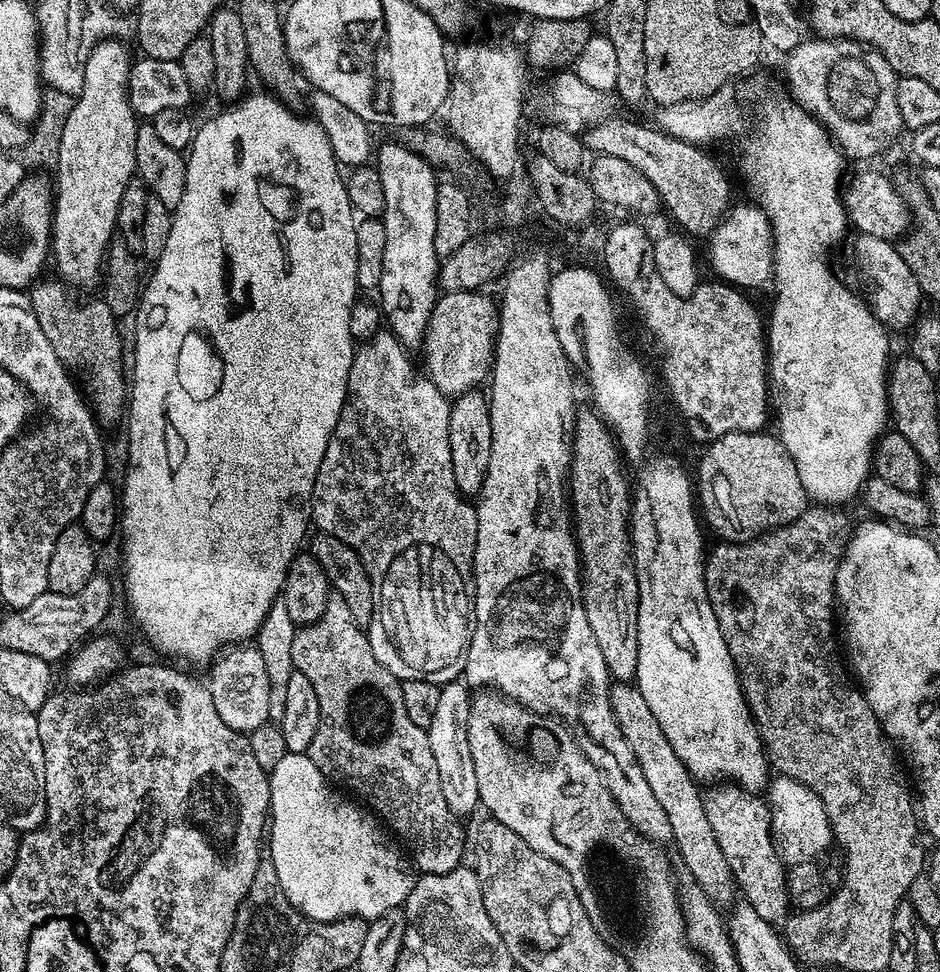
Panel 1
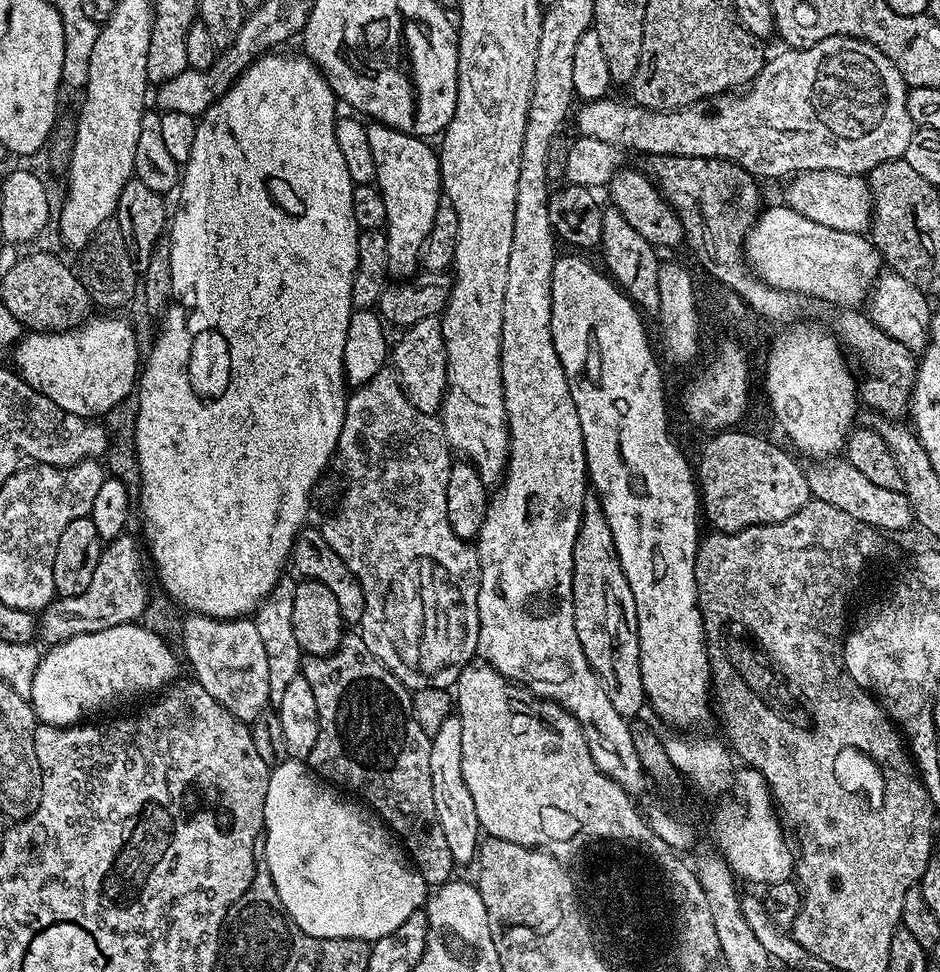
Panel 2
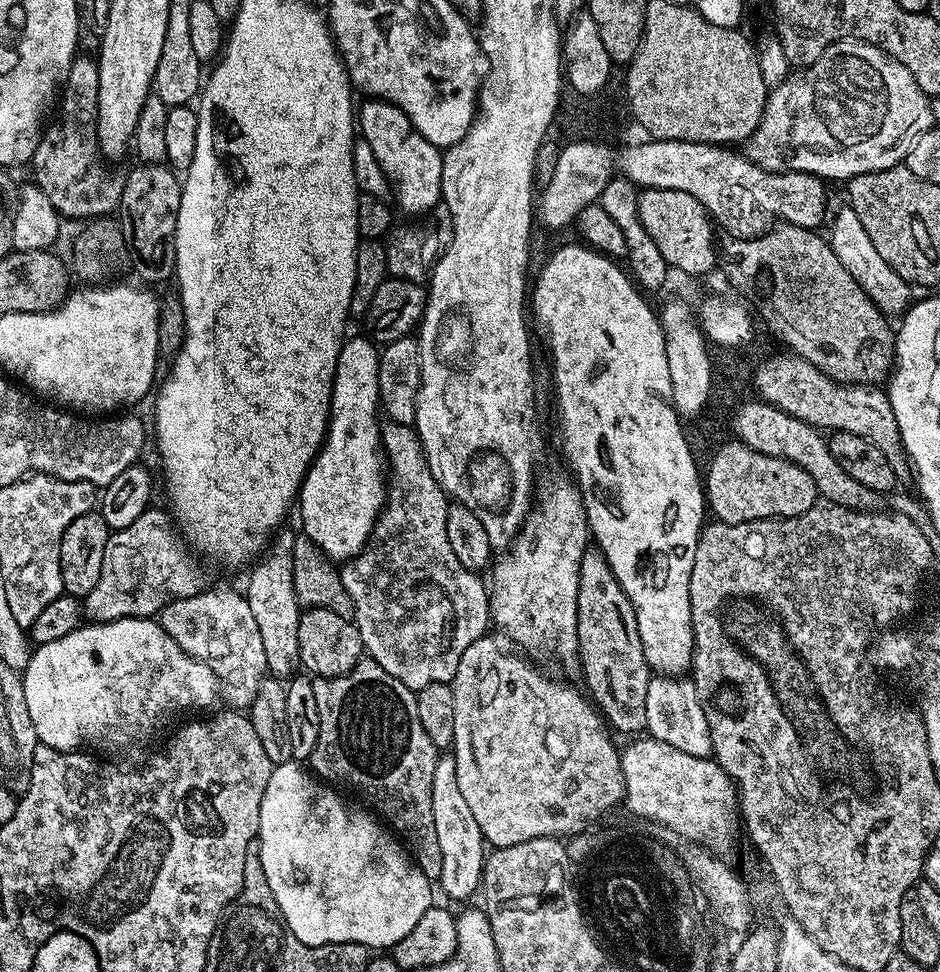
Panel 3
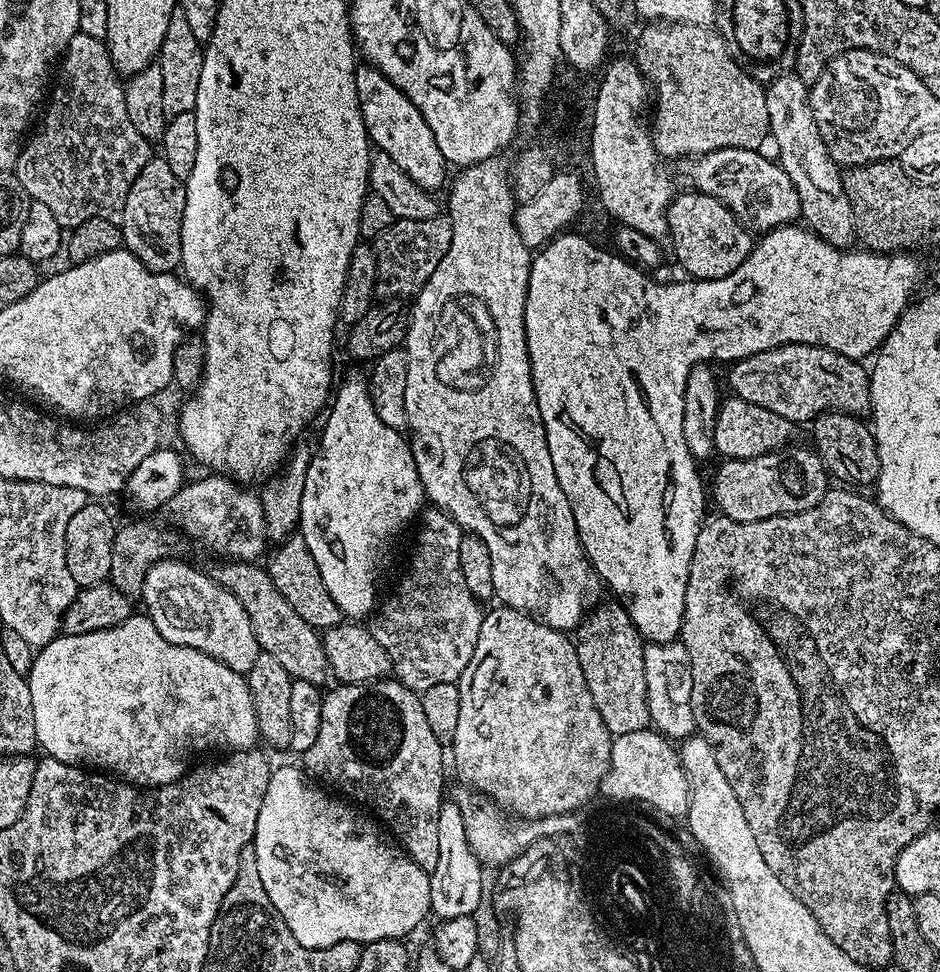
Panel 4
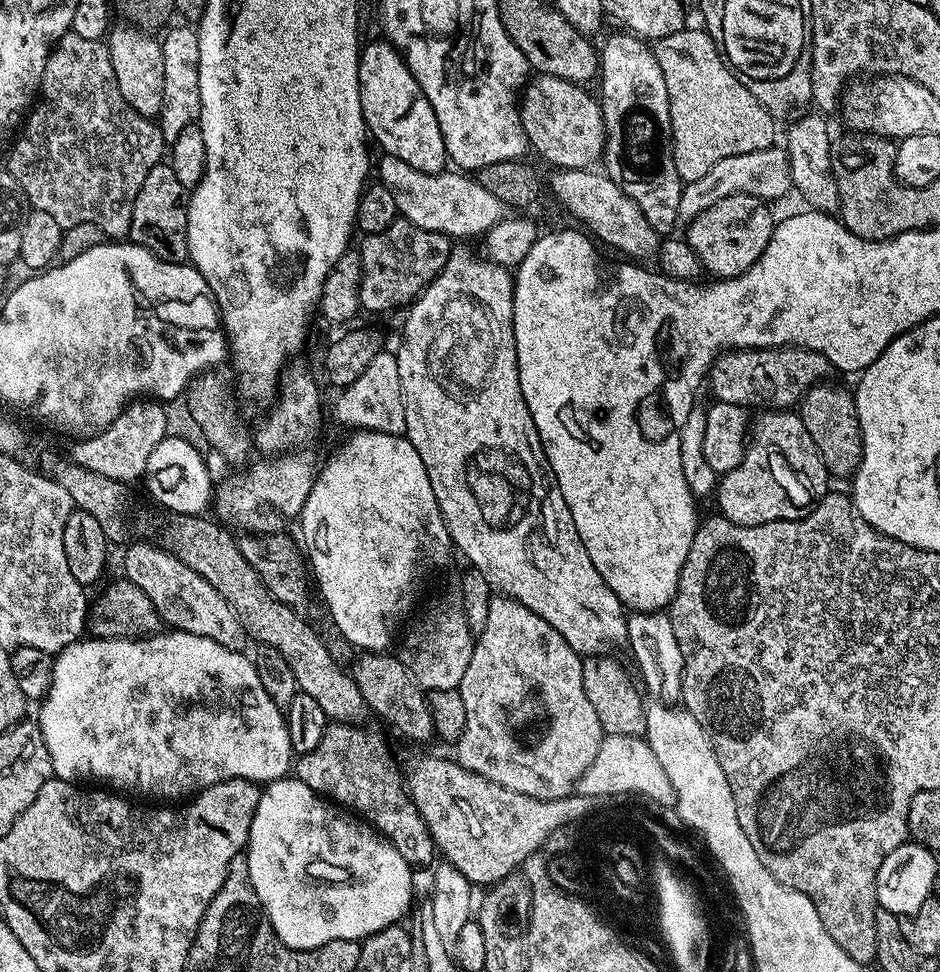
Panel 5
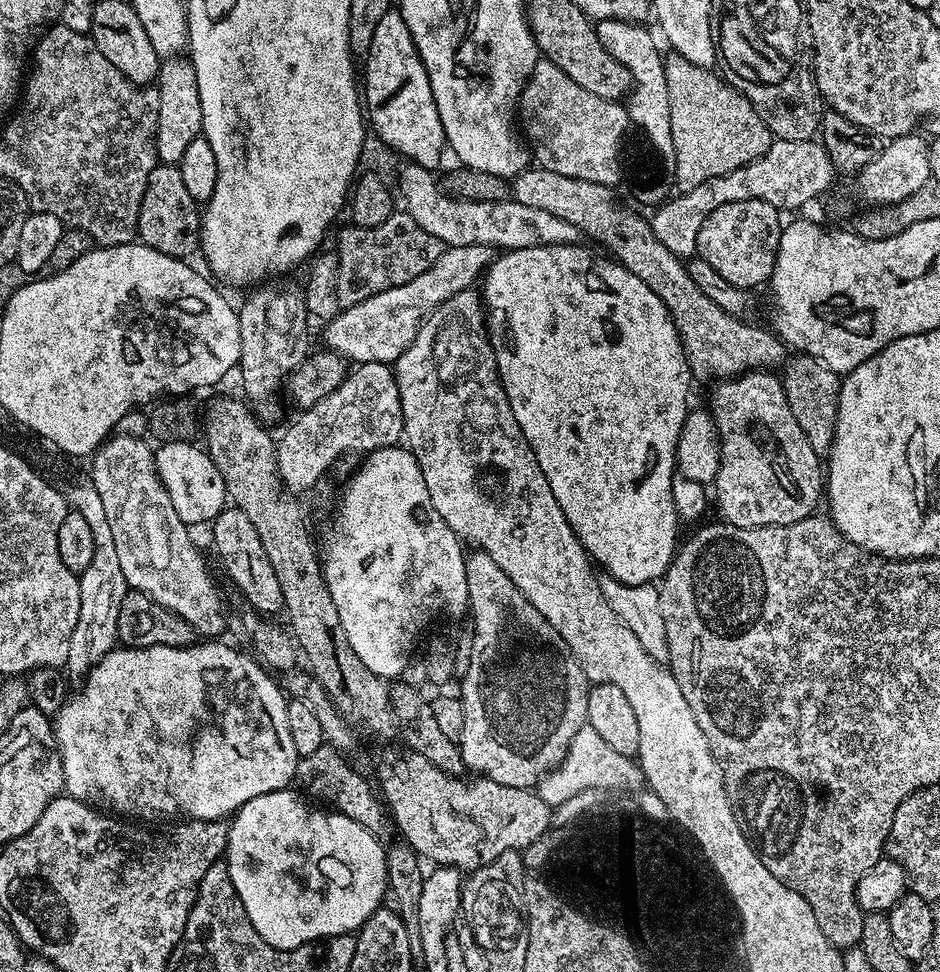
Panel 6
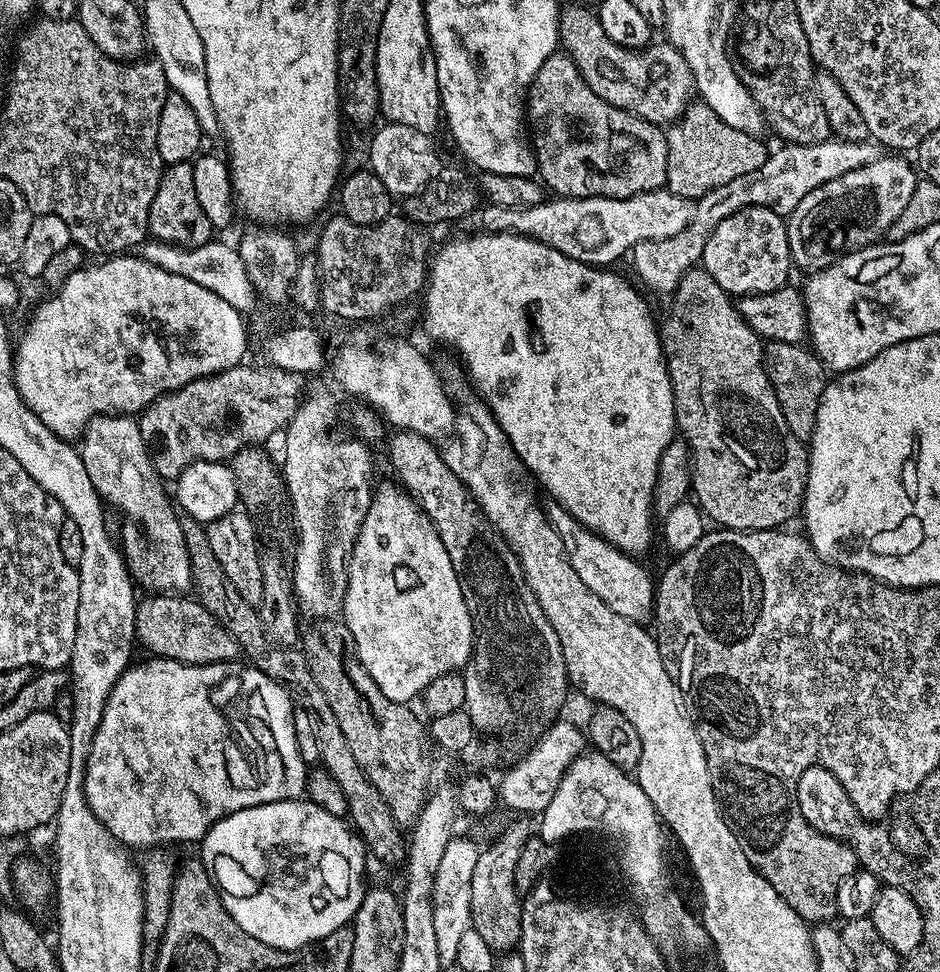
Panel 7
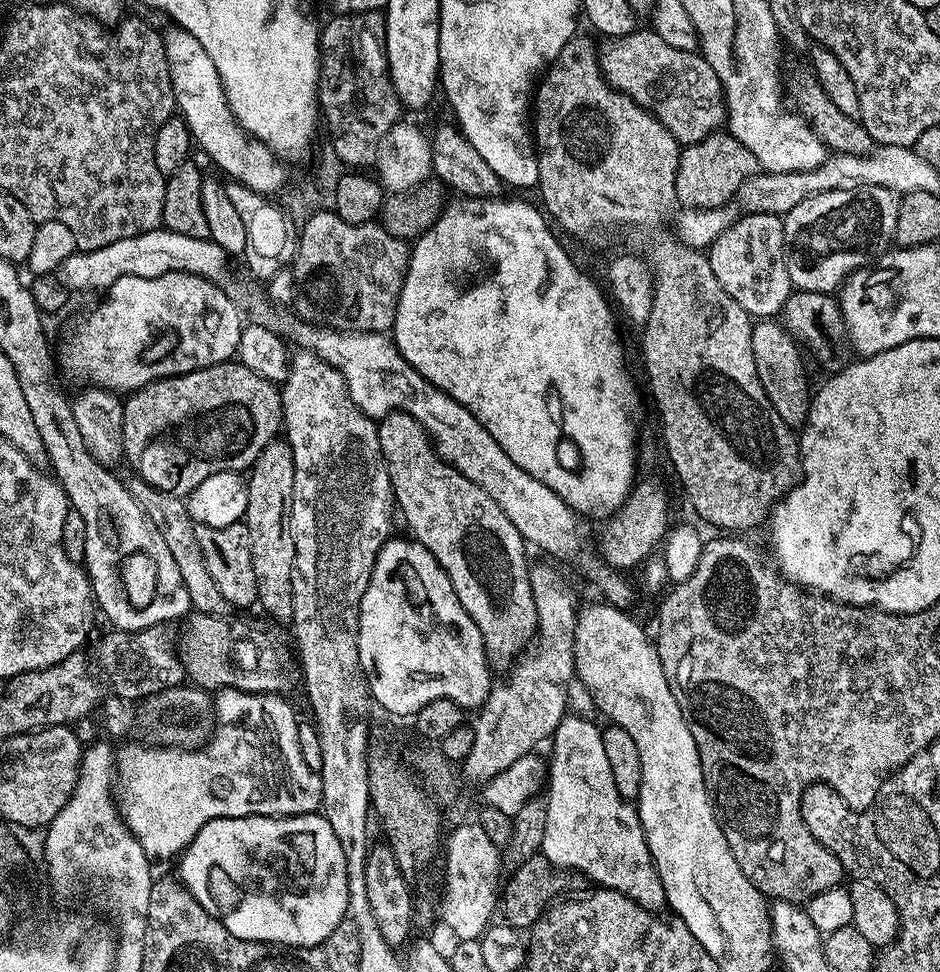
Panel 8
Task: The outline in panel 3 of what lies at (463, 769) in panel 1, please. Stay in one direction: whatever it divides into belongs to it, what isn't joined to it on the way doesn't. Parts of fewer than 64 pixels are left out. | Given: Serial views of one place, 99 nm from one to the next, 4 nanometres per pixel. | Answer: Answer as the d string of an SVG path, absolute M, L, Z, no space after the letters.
M444 754L436 761L434 768L434 786L430 790L430 806L434 810L434 831L438 833L438 846L442 849L442 874L438 888L452 900L464 900L467 896L477 895L484 878L484 858L486 841L482 830L478 830L478 822L466 797L458 786L458 770L456 758Z

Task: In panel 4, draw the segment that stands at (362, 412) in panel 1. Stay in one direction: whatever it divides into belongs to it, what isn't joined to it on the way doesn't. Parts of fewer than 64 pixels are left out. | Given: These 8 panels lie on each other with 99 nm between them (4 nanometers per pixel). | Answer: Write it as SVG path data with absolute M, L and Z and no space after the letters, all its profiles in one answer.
M435 506L423 513L419 524L416 553L408 560L408 573L401 578L396 596L379 605L370 623L374 638L390 658L395 679L417 694L430 690L430 686L459 681L462 670L474 658L478 630L484 621L481 601L466 588L458 560L461 528Z

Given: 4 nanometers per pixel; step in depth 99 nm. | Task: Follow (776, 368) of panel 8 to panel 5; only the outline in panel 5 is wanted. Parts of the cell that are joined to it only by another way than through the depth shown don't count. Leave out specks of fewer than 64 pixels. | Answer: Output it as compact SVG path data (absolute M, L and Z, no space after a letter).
M833 382L816 384L800 400L798 414L802 418L802 426L814 438L814 446L826 466L829 477L851 477L860 465L862 458L862 434L856 413L856 398L851 391L839 388Z

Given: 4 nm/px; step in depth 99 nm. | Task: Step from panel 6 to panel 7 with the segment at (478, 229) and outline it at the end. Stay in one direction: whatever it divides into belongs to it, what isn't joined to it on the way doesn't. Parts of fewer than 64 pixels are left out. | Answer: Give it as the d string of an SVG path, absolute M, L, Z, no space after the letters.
M667 187L655 188L653 192L643 192L630 198L606 198L605 196L587 196L586 198L548 198L543 204L525 208L507 208L485 203L479 209L480 228L486 232L513 232L519 236L528 236L531 240L542 242L566 258L574 258L583 264L593 266L612 266L615 260L622 261L629 255L636 243L646 239L671 238L685 230L691 221L693 201L669 192Z

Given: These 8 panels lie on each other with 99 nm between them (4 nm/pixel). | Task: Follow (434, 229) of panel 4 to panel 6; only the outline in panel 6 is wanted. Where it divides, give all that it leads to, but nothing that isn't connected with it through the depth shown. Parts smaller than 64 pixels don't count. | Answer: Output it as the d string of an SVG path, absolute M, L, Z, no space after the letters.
M407 210L393 211L382 226L357 228L347 226L340 232L334 251L338 255L336 282L337 301L341 306L353 307L374 295L411 282L418 274L429 270L431 264L444 252L445 244L426 234Z

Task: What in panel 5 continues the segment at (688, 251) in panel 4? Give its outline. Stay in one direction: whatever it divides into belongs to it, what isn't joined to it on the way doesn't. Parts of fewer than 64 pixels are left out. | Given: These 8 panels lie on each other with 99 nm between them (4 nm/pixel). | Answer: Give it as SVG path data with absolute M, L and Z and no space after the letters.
M737 195L714 201L704 213L700 213L687 225L686 239L698 254L701 265L713 272L713 277L741 276L758 258L772 237L774 215L767 203L758 197Z

